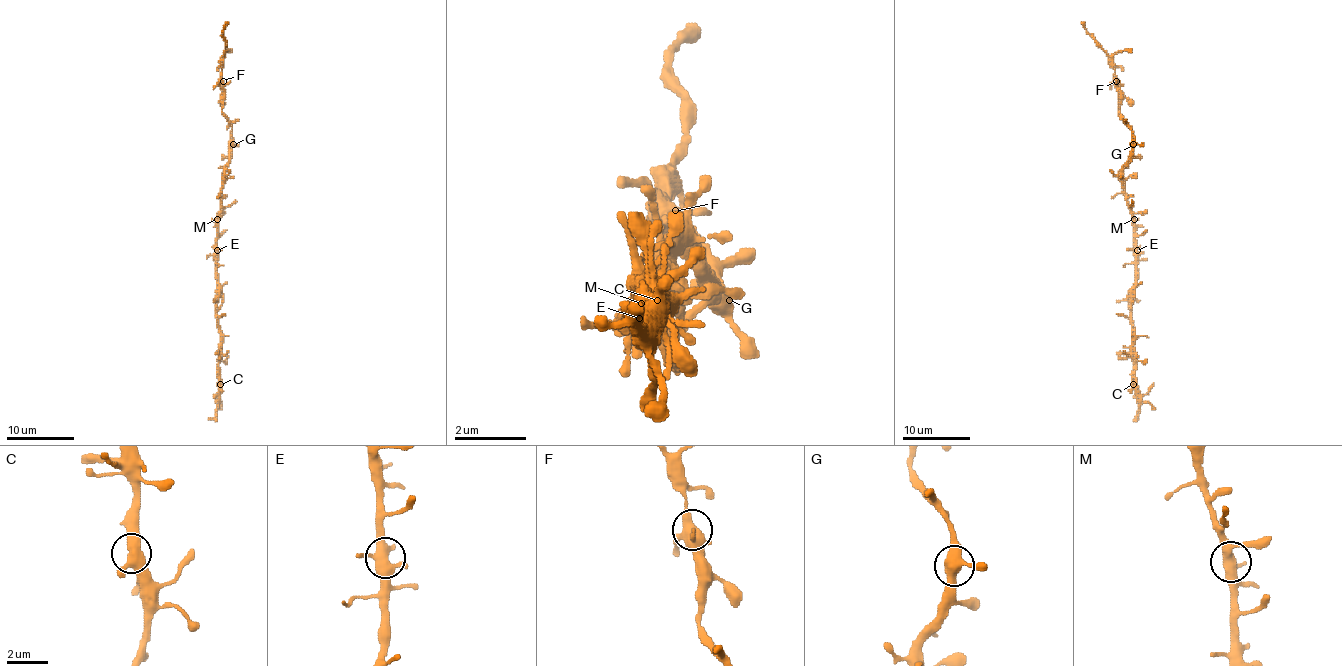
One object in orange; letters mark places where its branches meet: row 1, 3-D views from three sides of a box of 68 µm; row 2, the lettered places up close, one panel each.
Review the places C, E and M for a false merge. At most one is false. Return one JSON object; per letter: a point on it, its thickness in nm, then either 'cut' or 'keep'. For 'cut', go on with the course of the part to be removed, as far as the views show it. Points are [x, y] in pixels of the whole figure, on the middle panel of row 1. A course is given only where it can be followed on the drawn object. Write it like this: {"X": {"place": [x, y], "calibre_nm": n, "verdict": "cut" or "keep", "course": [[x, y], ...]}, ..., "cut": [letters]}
{"C": {"place": [657, 300], "calibre_nm": 420, "verdict": "keep"}, "E": {"place": [639, 318], "calibre_nm": 440, "verdict": "keep"}, "M": {"place": [641, 303], "calibre_nm": 440, "verdict": "keep"}, "cut": []}

